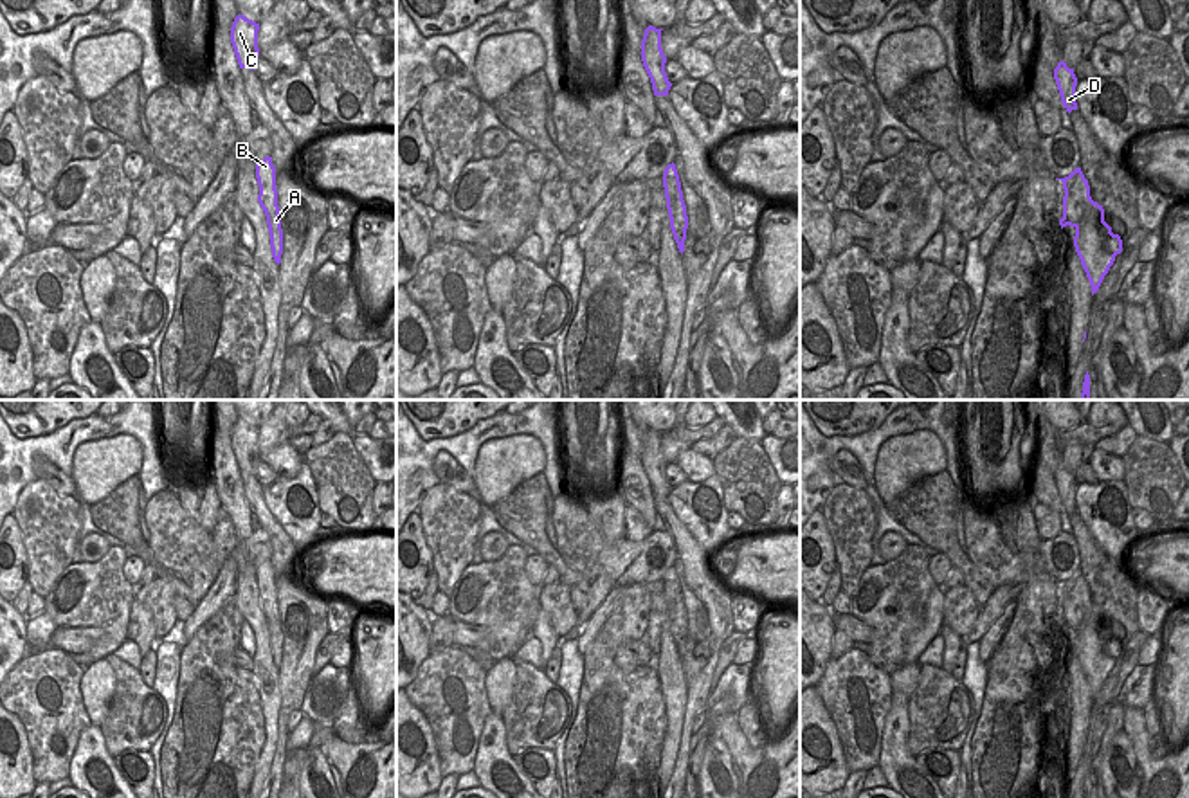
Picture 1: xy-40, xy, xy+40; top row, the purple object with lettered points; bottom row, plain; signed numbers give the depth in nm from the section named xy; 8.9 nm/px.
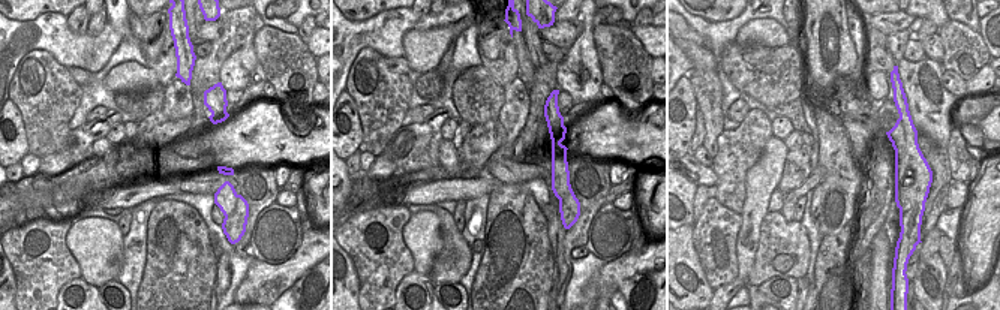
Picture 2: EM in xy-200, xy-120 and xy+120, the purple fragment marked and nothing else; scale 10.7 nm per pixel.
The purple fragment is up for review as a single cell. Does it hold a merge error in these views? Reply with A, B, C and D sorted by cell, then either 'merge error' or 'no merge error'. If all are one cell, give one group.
A B / C D | merge error

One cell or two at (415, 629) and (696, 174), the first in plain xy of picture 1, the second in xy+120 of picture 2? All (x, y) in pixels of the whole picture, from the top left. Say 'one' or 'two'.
two

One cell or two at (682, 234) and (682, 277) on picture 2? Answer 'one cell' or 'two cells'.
one cell

